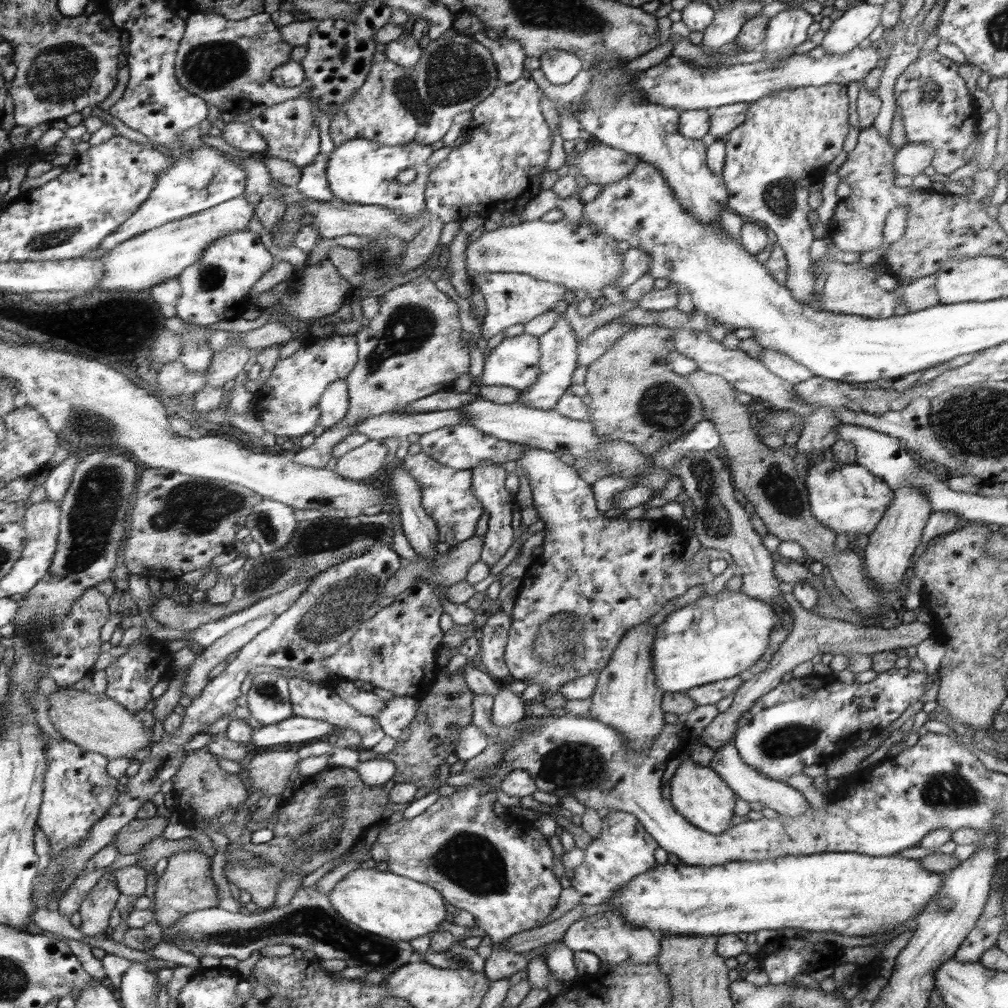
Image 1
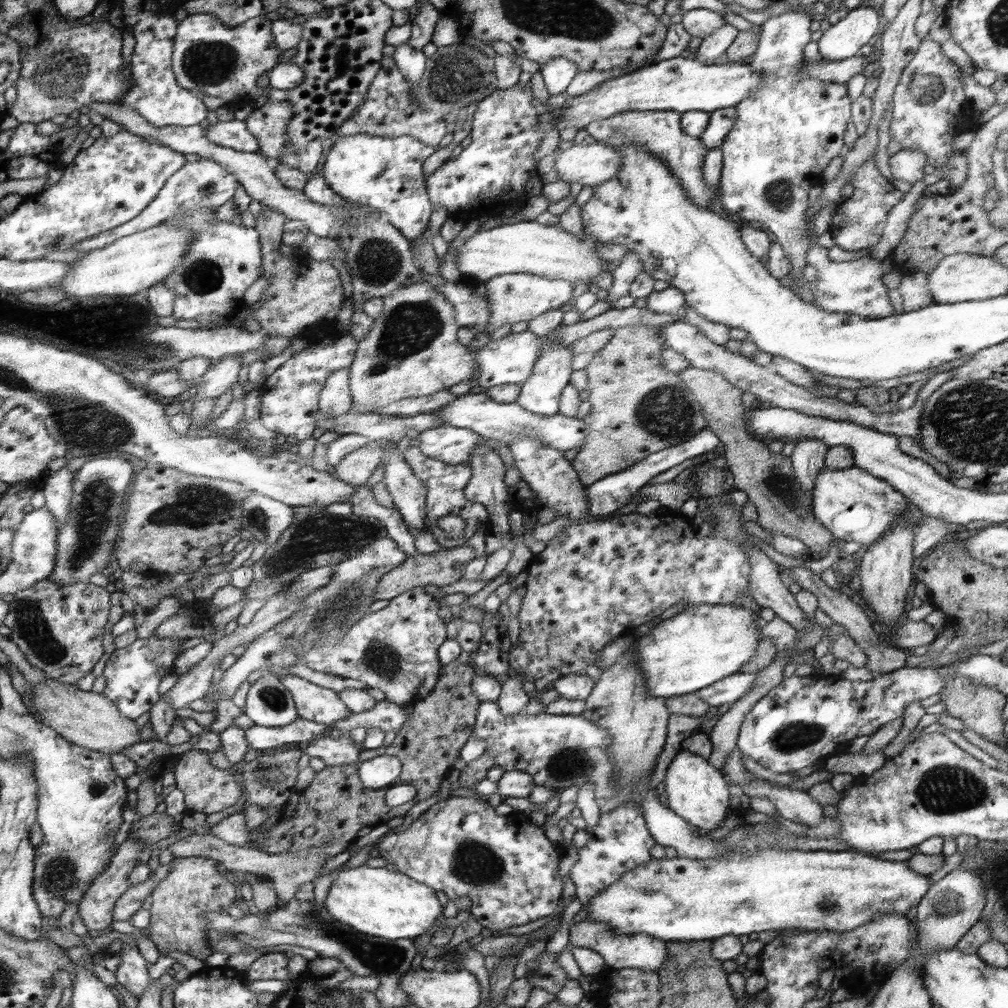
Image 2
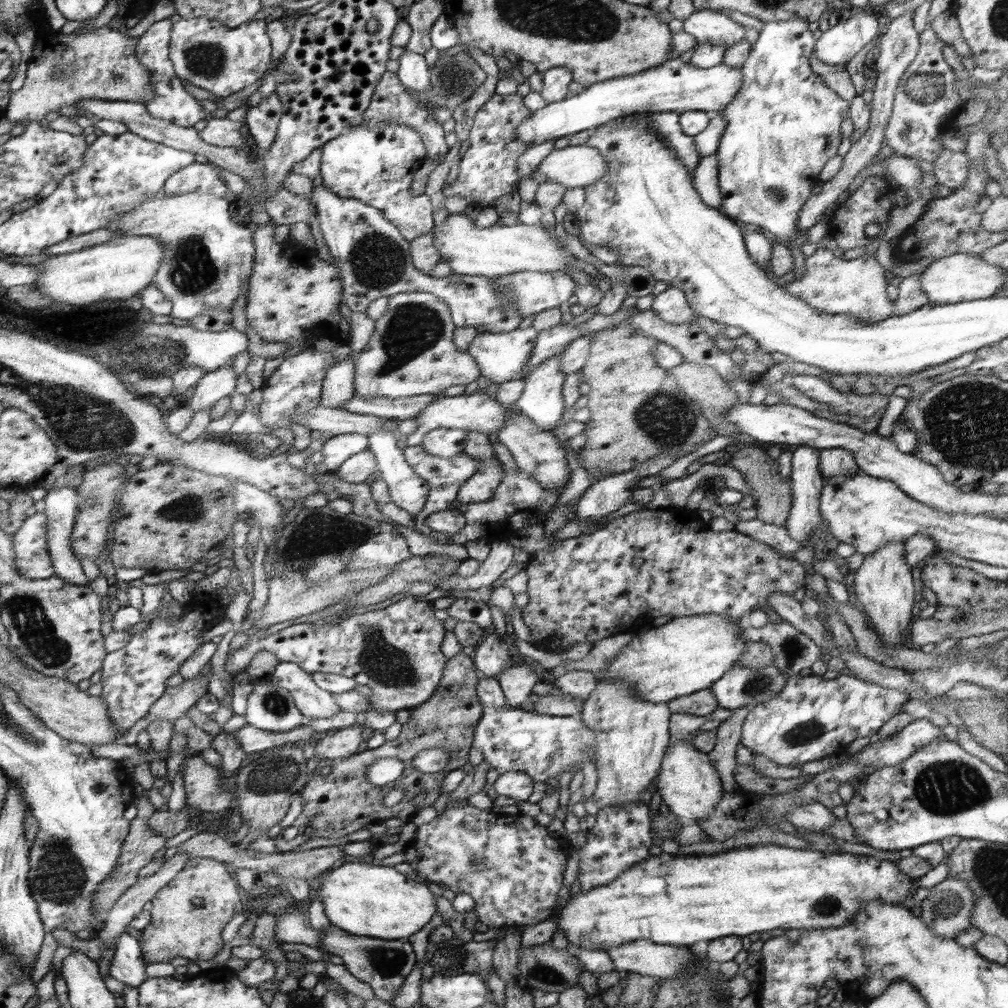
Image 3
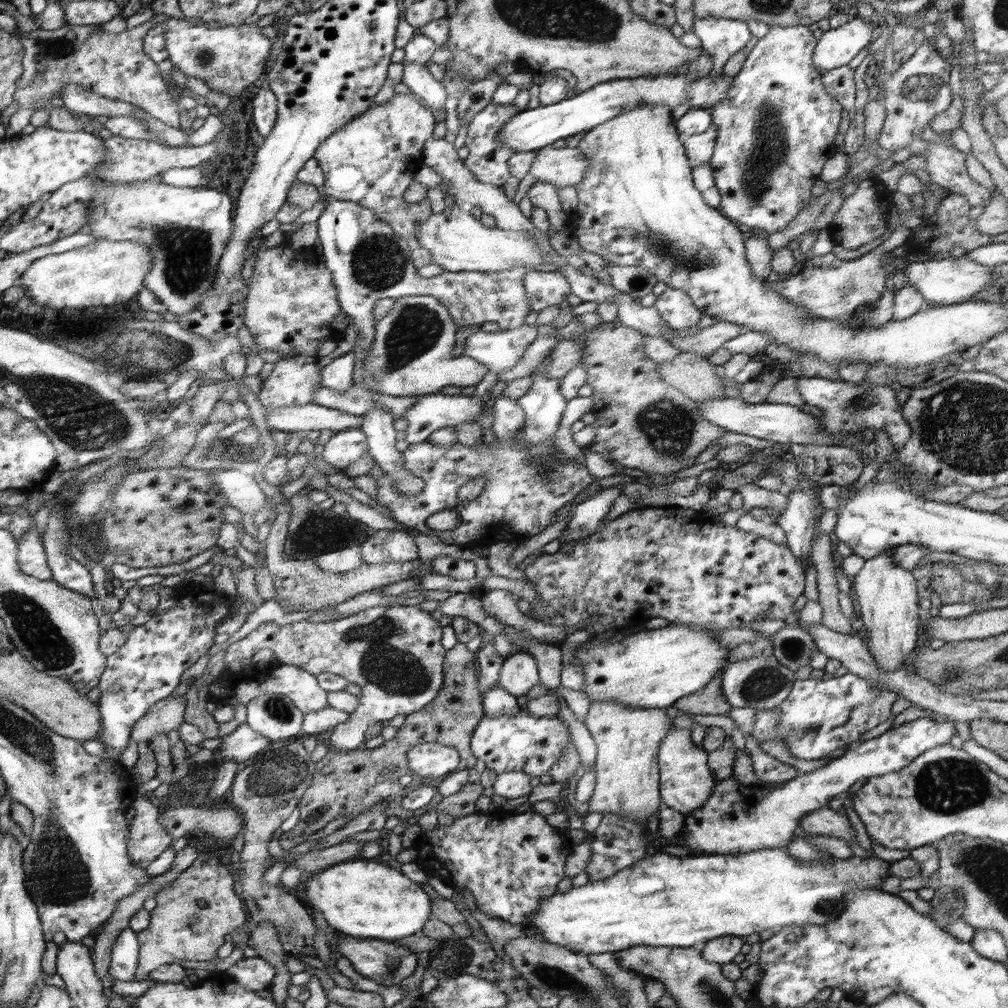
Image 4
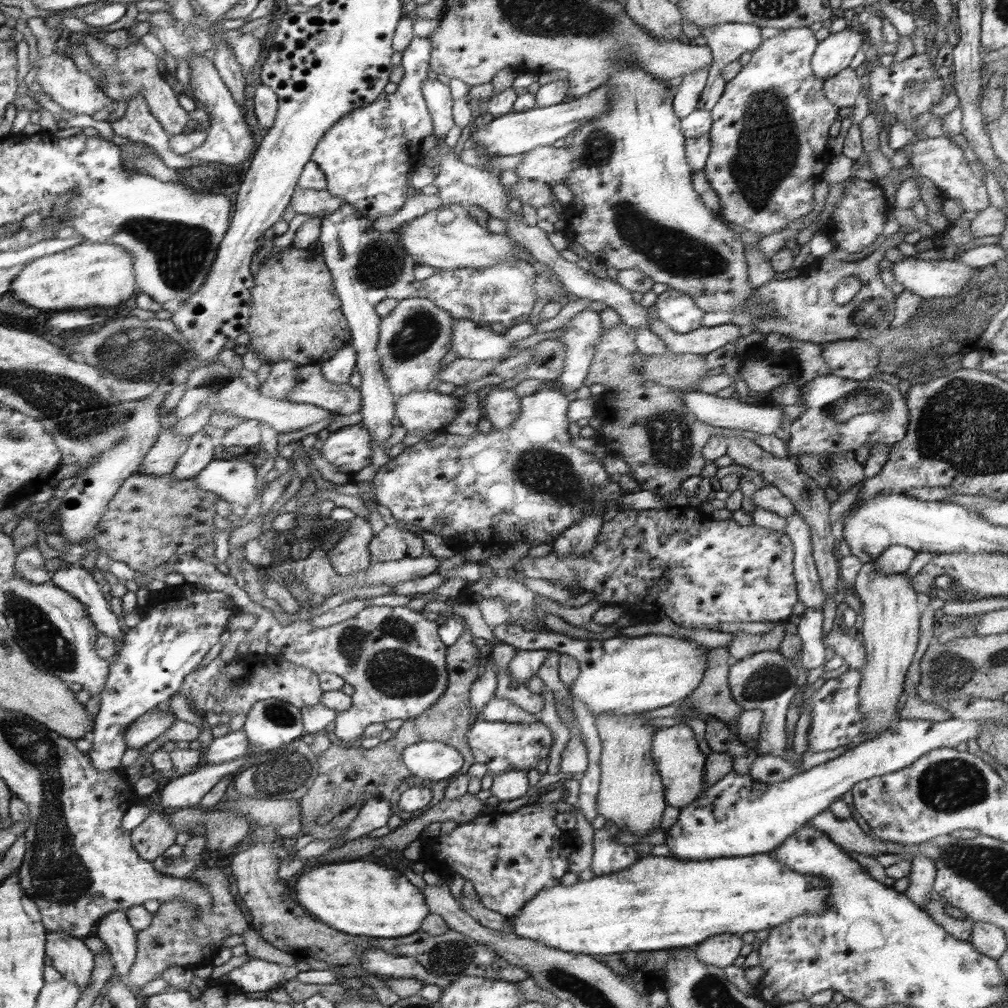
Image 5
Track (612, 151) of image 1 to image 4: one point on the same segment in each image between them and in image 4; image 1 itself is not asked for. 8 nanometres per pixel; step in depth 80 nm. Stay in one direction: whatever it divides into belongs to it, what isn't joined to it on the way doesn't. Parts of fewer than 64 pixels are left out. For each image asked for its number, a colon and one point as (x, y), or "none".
2: (592, 164)
3: (579, 166)
4: (562, 167)

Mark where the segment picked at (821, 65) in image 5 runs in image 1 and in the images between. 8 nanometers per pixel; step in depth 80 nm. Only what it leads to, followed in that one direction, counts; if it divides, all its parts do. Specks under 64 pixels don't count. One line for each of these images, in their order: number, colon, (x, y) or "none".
1: (845, 33)
2: (849, 36)
3: (839, 44)
4: (836, 47)

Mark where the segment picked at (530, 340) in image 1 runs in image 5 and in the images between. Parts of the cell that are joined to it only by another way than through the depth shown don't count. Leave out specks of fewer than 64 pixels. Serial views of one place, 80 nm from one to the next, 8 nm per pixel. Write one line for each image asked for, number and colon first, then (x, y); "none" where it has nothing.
2: (510, 360)
3: (501, 357)
4: (498, 350)
5: (470, 341)

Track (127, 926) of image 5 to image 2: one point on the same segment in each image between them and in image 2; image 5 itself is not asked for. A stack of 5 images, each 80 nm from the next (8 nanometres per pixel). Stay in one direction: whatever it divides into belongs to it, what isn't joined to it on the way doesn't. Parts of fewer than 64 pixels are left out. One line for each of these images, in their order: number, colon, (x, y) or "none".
2: (132, 973)
3: (127, 965)
4: (124, 957)

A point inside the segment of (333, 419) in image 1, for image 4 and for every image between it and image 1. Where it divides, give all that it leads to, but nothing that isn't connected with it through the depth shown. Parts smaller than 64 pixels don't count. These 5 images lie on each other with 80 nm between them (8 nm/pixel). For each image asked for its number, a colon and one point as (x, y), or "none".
2: (335, 398)
3: (338, 385)
4: (337, 375)

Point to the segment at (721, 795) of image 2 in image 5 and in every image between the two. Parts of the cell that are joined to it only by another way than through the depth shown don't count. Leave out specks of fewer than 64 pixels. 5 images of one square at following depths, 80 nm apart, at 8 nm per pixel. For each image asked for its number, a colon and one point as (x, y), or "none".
3: (690, 786)
4: (686, 781)
5: (676, 753)

